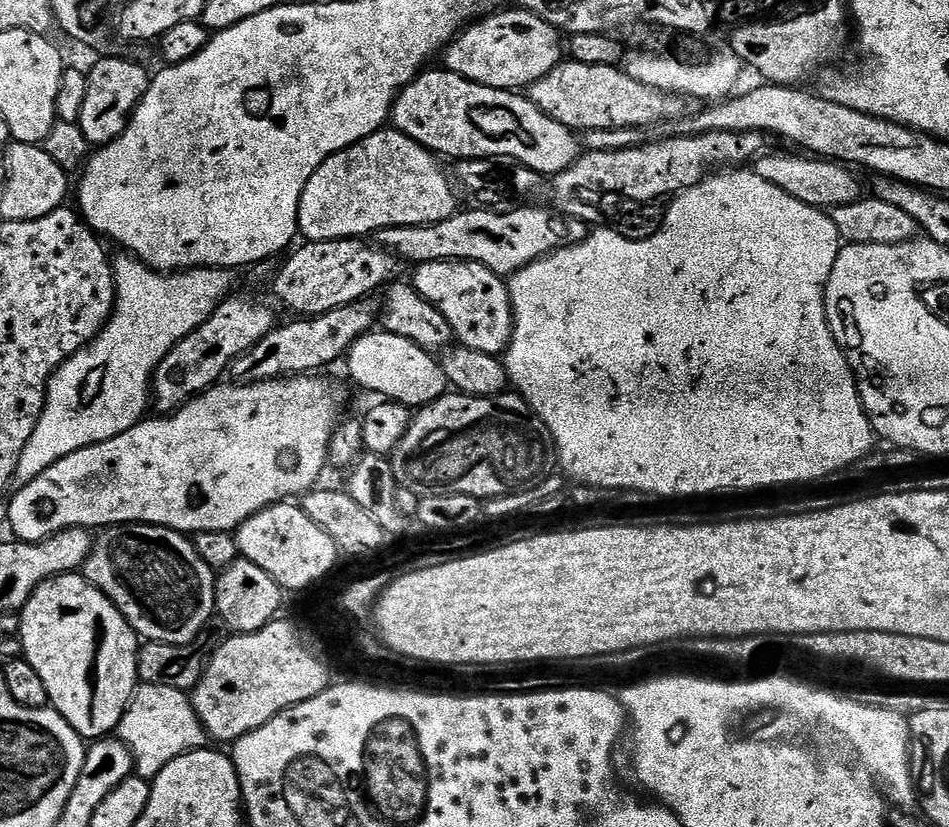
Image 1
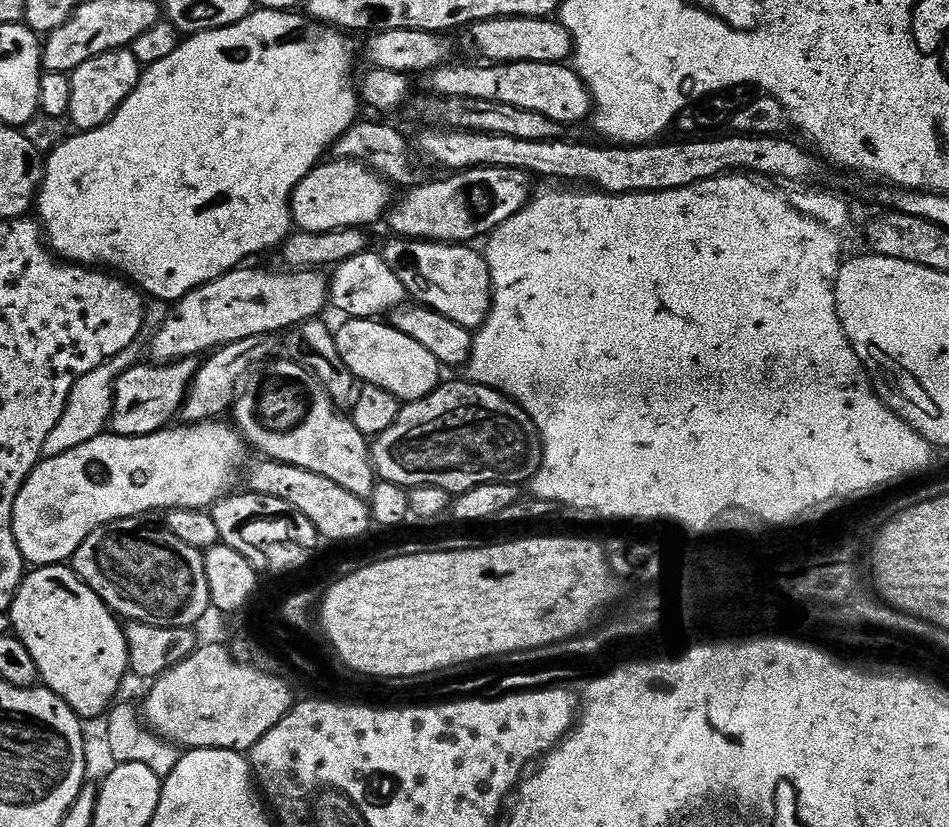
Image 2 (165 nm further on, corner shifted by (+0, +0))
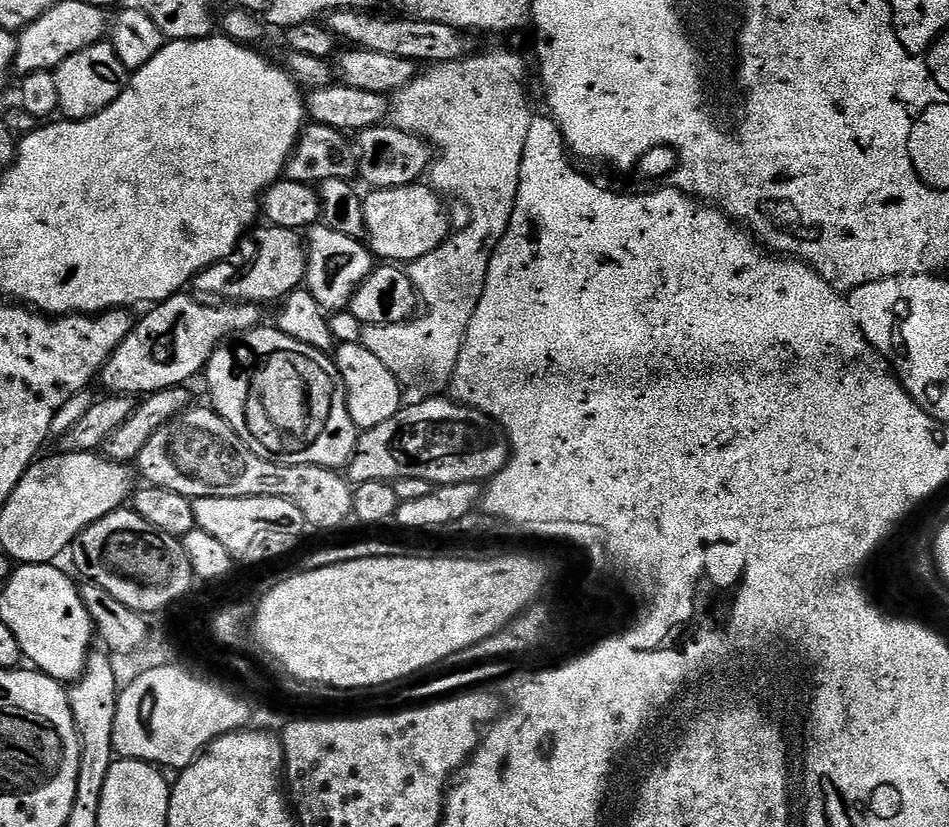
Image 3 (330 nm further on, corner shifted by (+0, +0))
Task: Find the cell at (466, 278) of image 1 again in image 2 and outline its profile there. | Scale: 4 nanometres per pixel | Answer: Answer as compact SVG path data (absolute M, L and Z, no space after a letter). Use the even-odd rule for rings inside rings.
M391 238L382 247L386 266L398 274L402 286L417 305L433 308L438 314L458 322L458 326L478 330L492 309L492 279L487 259L475 252L475 247L462 244L442 244L426 240Z

